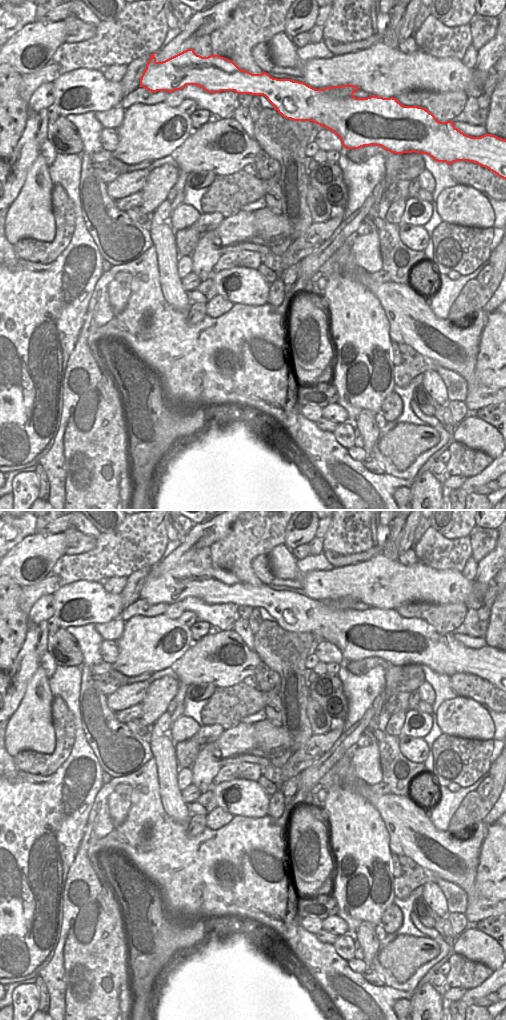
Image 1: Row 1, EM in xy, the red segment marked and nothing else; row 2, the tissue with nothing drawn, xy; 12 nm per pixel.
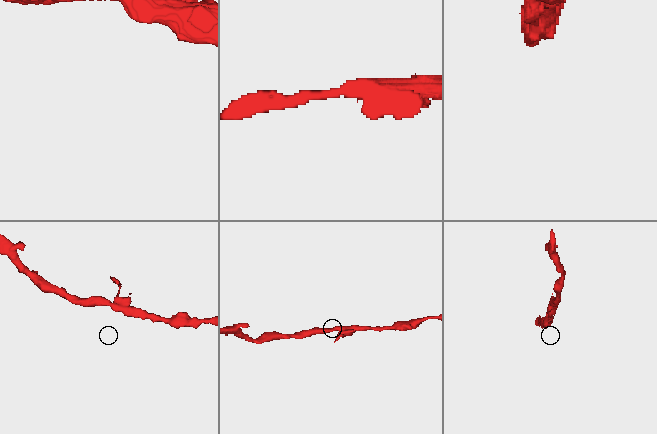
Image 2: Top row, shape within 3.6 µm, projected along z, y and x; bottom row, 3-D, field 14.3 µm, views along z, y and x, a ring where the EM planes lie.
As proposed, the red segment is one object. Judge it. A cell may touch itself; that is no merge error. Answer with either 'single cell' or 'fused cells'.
fused cells

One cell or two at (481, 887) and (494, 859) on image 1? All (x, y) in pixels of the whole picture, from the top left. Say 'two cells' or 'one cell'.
one cell

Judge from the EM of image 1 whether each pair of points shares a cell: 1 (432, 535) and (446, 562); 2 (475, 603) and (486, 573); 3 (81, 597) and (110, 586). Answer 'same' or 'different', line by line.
1: same
2: same
3: different

